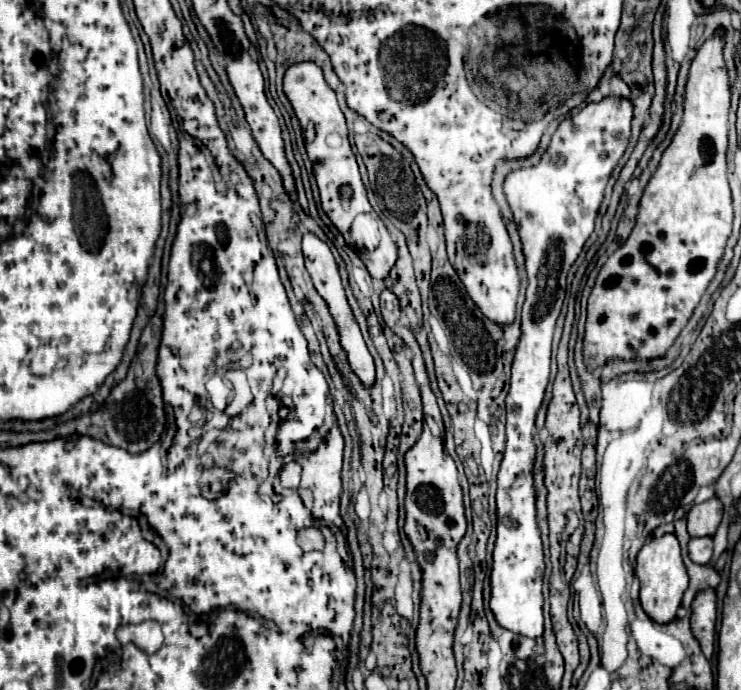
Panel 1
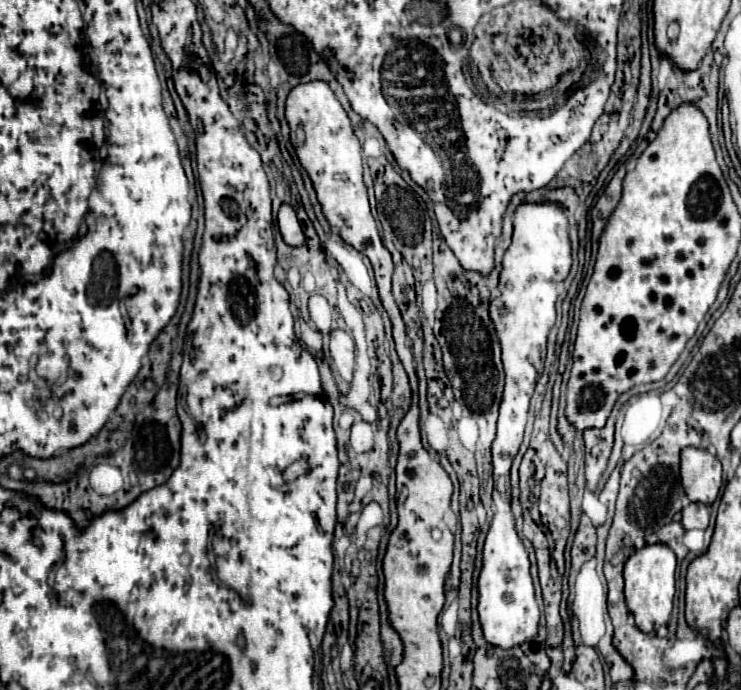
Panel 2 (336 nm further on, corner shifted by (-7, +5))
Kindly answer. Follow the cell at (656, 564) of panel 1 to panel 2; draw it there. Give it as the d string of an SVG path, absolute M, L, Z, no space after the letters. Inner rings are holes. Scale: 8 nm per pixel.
M647 544L625 562L623 574L627 606L635 616L635 624L639 626L639 630L653 632L657 626L667 624L675 598L675 568L677 558L667 544Z

